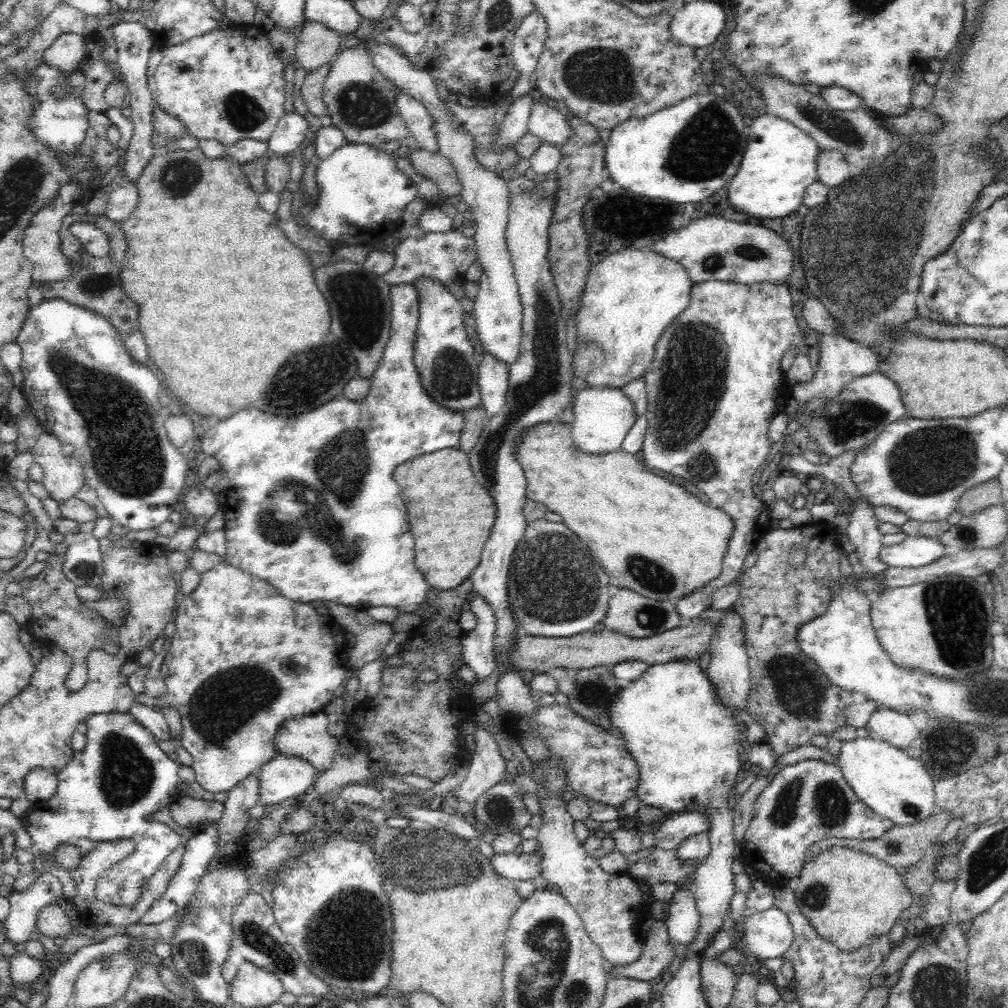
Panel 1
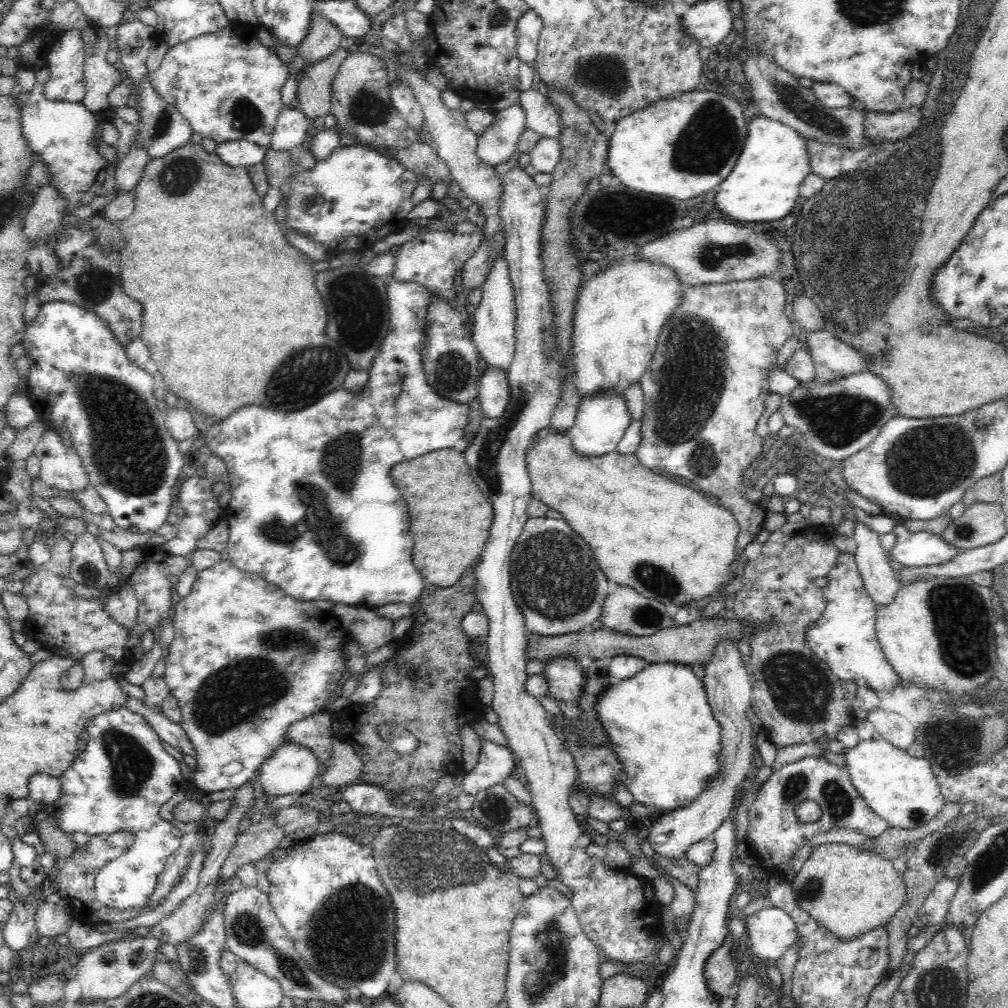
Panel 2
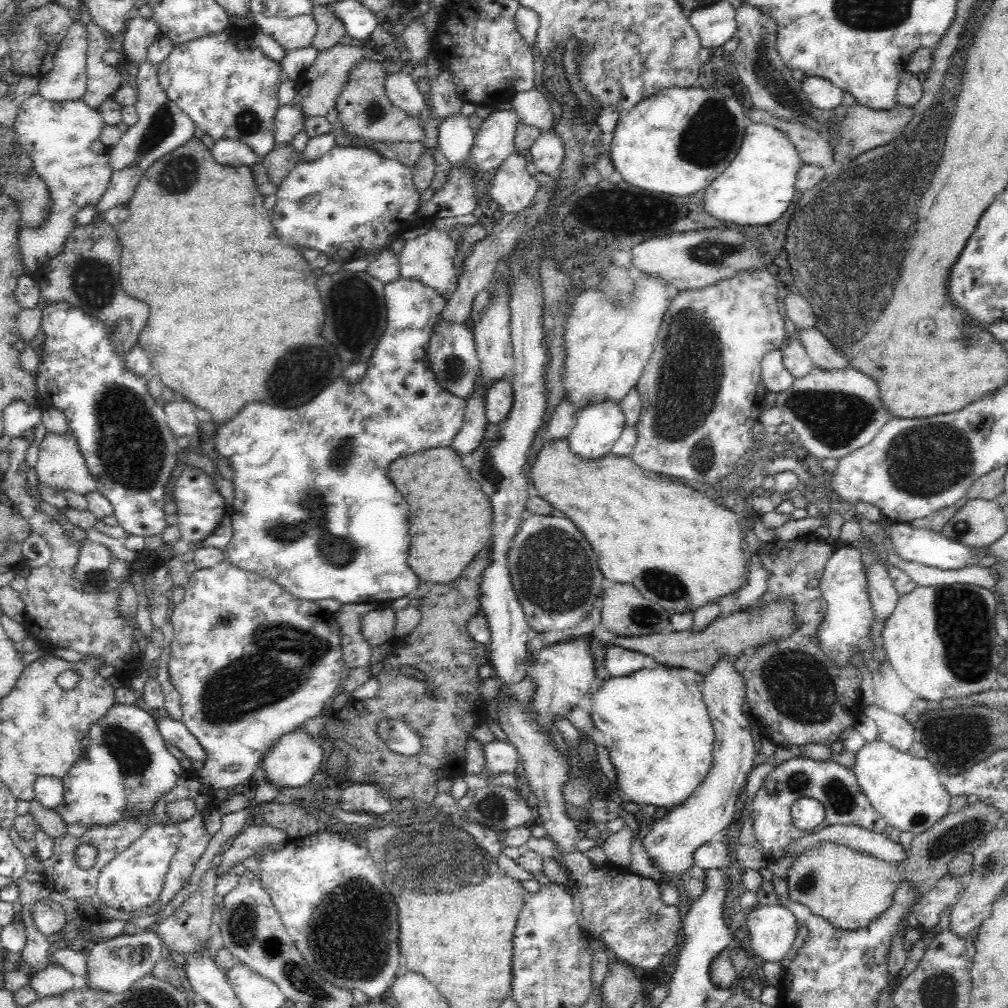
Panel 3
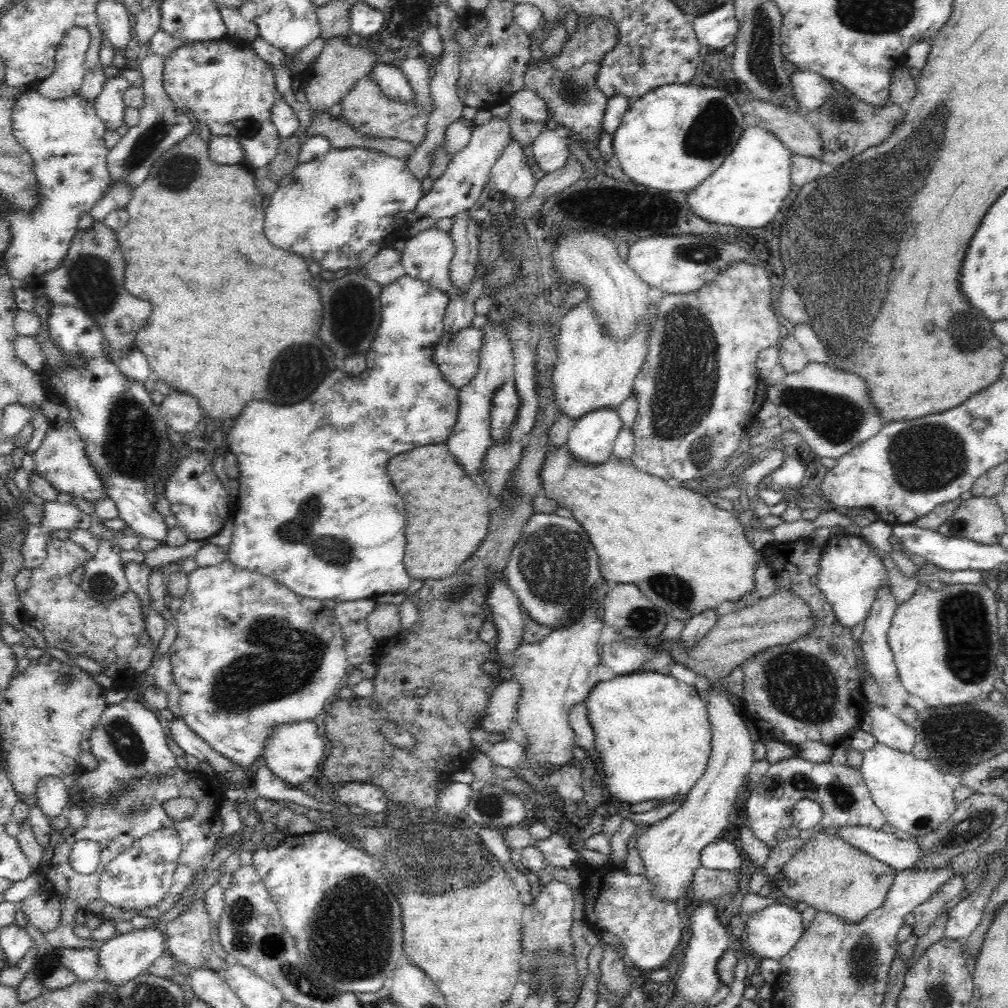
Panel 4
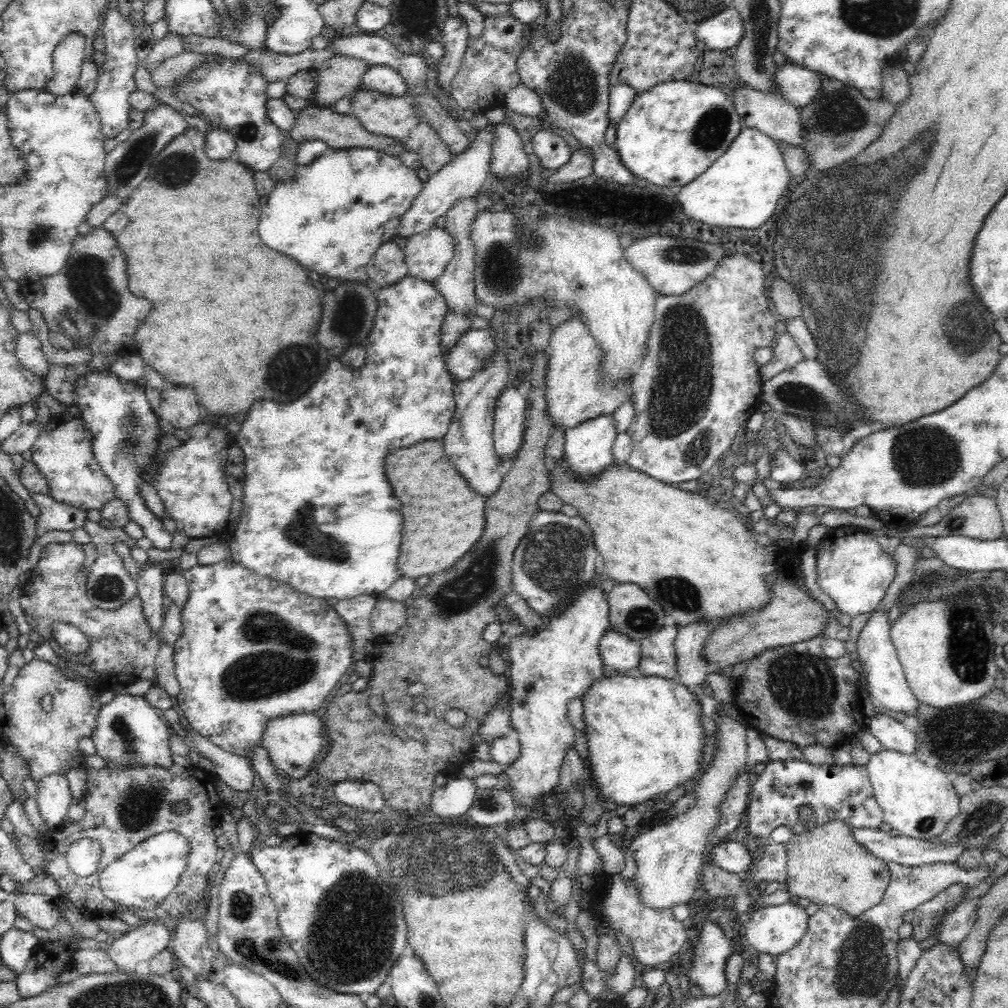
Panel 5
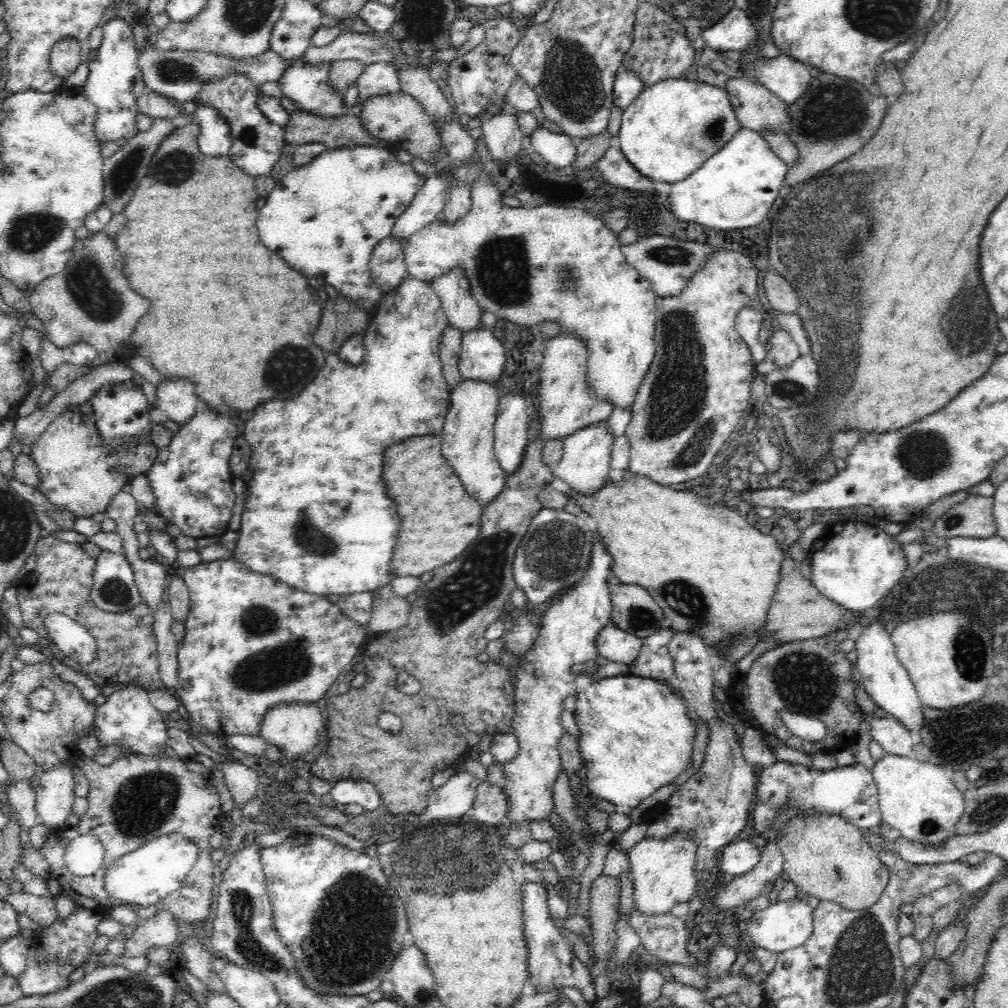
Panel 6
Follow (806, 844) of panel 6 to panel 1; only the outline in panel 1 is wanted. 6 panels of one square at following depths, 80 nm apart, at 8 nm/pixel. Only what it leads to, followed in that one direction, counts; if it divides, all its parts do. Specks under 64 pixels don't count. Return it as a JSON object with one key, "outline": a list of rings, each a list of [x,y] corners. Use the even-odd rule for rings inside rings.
{"outline":[[[833,846],[806,862],[793,887],[801,914],[814,931],[845,954],[886,938],[913,903],[903,875],[864,851]]]}

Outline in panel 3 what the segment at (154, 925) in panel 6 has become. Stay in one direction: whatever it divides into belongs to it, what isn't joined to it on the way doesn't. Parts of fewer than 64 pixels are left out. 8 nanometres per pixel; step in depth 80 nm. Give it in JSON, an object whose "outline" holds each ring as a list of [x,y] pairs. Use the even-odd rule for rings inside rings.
{"outline":[[[141,931],[134,935],[121,934],[117,938],[90,945],[86,958],[87,989],[114,995],[128,992],[141,977],[151,974],[155,964],[162,959],[162,945],[156,933]]]}

